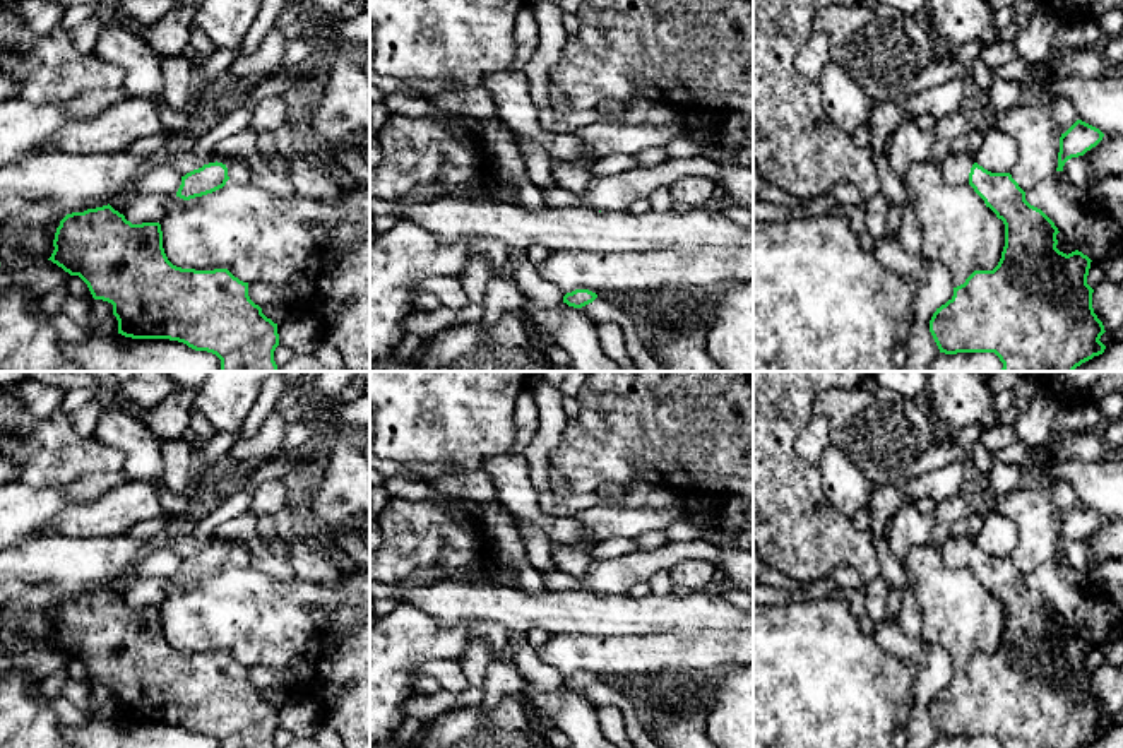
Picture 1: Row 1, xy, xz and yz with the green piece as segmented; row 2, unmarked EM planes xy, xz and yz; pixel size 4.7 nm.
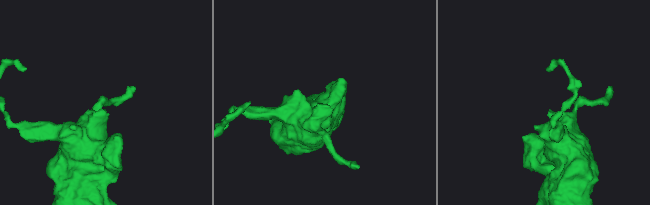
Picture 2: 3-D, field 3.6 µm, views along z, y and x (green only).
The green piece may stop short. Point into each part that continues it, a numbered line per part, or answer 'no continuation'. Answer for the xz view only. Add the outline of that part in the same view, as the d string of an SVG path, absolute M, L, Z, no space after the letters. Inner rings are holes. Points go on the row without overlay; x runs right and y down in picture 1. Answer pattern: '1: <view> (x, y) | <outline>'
no continuation

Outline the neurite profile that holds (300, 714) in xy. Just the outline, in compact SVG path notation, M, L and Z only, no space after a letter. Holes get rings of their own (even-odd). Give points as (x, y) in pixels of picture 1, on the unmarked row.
M293 692L277 709L277 717L279 727L294 738L313 738L324 724L324 709L313 697Z

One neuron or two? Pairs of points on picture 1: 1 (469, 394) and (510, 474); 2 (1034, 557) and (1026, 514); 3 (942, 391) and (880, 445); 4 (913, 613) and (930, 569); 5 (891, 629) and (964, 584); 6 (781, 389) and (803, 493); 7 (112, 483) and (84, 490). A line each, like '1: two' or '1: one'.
1: two
2: one
3: two
4: two
5: two
6: one
7: one

